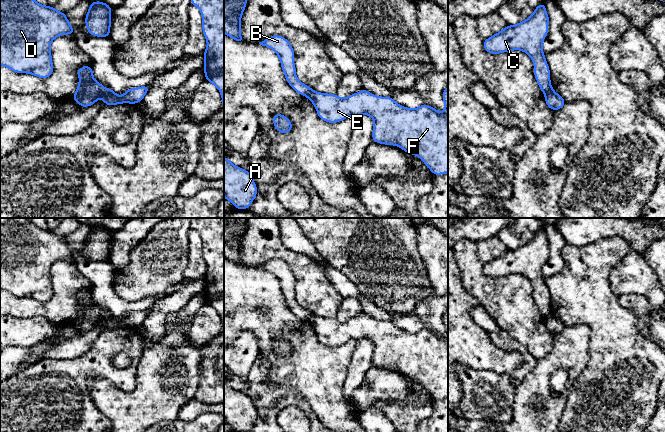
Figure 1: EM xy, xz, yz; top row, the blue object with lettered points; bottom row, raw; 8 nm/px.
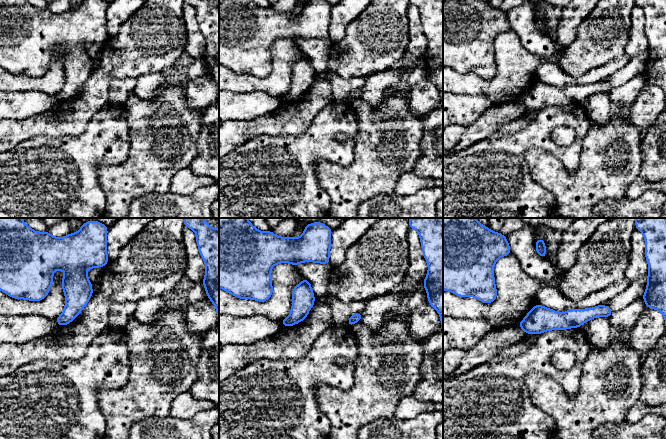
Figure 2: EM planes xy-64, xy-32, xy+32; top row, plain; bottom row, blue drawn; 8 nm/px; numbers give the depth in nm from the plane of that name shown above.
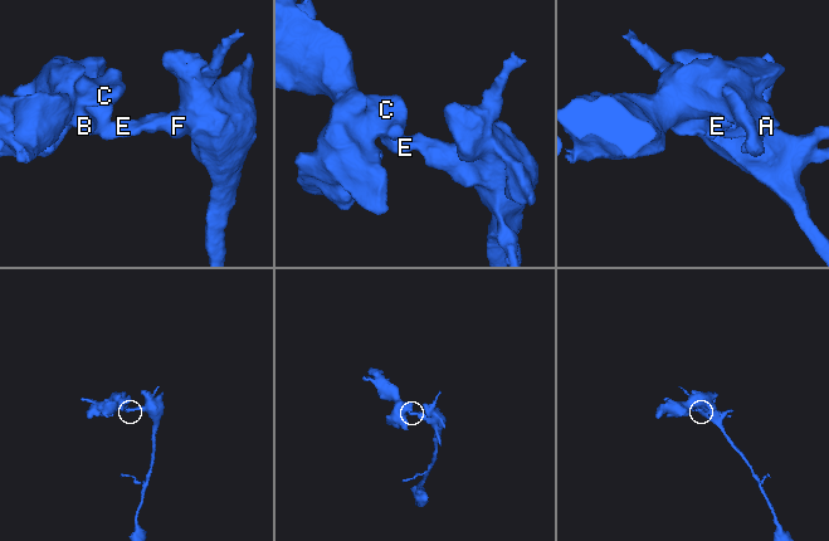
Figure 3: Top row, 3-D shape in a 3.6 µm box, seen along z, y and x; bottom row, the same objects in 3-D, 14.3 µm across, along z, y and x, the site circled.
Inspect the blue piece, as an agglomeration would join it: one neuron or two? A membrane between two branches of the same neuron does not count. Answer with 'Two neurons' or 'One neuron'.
Two neurons

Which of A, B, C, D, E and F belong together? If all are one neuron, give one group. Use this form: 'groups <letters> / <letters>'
groups A B C D / E F

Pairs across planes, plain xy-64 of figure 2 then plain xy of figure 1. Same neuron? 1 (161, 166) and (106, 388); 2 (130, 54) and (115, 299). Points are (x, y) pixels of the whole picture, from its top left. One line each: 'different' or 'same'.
1: same
2: different

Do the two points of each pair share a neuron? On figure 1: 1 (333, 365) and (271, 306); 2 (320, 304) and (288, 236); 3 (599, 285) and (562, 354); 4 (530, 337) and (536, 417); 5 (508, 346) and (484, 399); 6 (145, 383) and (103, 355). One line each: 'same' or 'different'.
1: same
2: different
3: different
4: different
5: same
6: different

